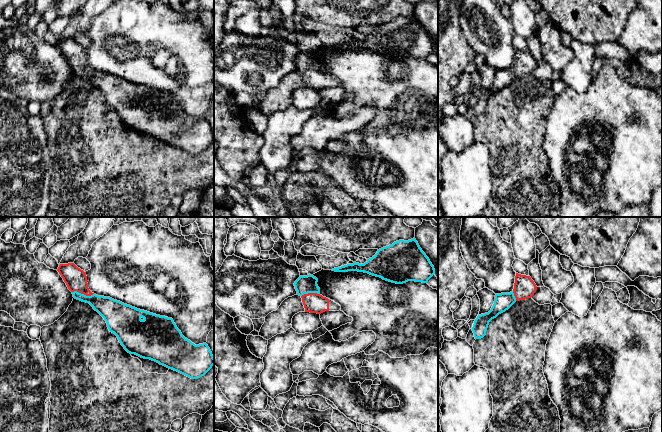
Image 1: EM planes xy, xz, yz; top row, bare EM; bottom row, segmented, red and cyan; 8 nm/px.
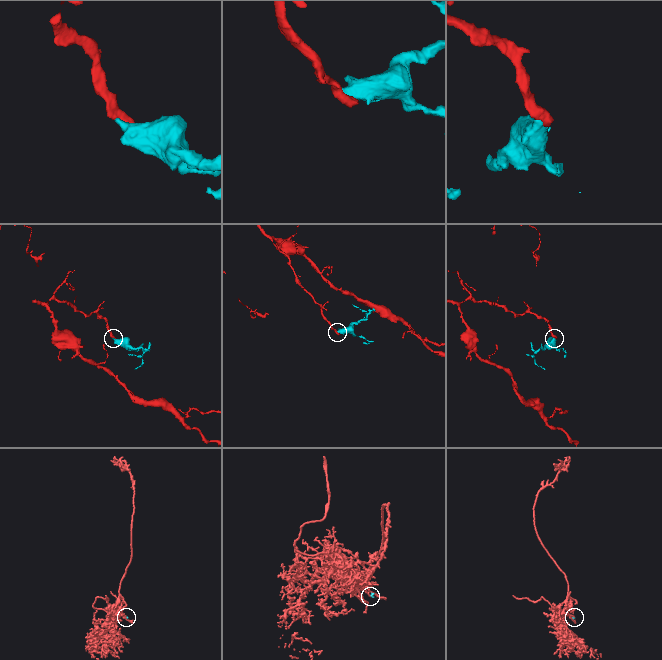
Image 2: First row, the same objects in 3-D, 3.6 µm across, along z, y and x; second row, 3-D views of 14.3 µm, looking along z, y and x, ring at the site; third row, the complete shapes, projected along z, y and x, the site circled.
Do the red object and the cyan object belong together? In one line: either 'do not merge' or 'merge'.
merge

